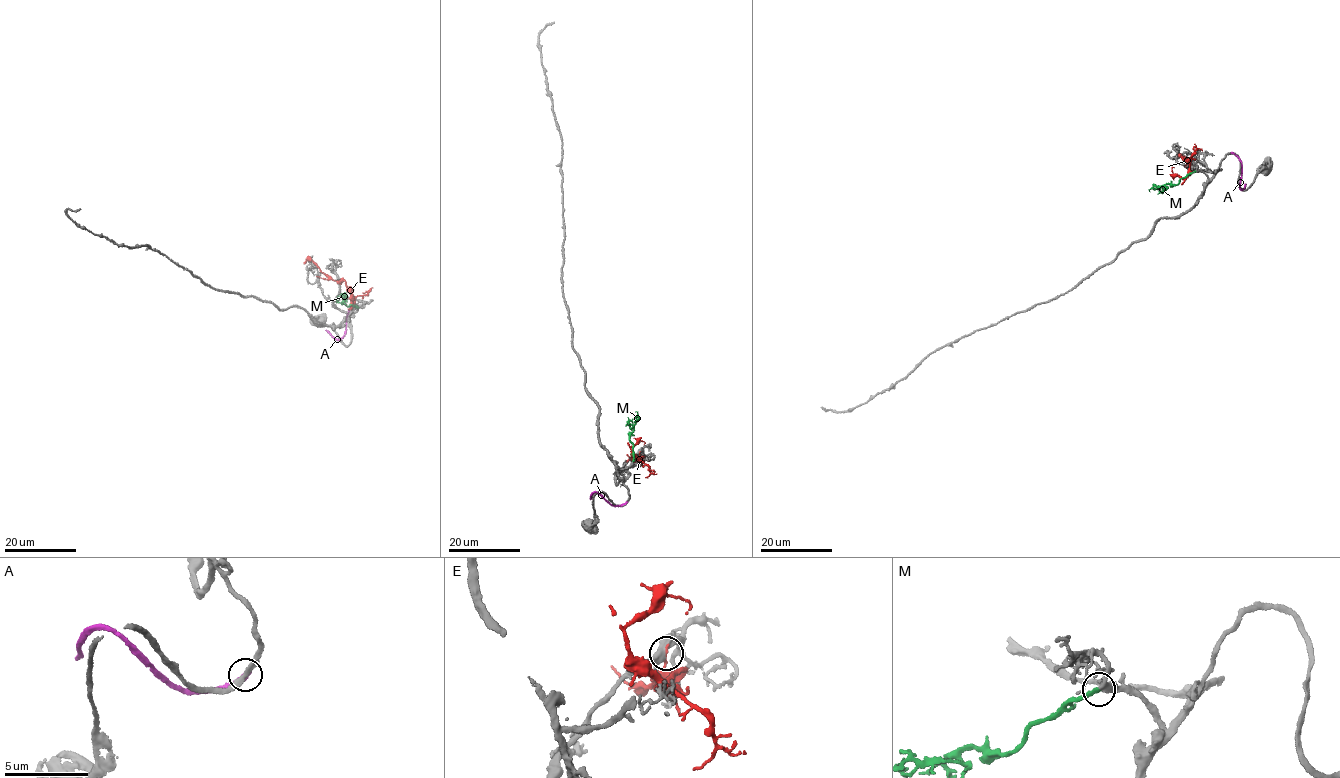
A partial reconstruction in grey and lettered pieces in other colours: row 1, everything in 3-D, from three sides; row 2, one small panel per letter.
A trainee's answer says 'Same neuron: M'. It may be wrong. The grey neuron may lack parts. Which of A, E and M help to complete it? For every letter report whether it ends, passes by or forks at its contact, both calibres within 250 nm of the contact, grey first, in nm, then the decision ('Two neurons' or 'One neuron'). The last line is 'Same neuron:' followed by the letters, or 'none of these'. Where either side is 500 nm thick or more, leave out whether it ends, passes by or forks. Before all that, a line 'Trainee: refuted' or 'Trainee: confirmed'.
Trainee: confirmed
A: It ends there. Thickness 280 nm (grey) against 340 nm. Two neurons
E: Thickness 500 nm (grey) against 150 nm. Two neurons
M: It ends there. Thickness 360 nm (grey) against 280 nm. One neuron
Same neuron: M

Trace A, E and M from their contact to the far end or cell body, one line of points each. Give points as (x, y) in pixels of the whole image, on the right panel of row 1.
A: (1232, 153), (1242, 163), (1242, 189), (1245, 184)
E: (1180, 162), (1182, 158), (1190, 165), (1184, 179), (1175, 175), (1171, 169), (1174, 167)
M: (1195, 171), (1177, 184), (1154, 186), (1150, 191)

